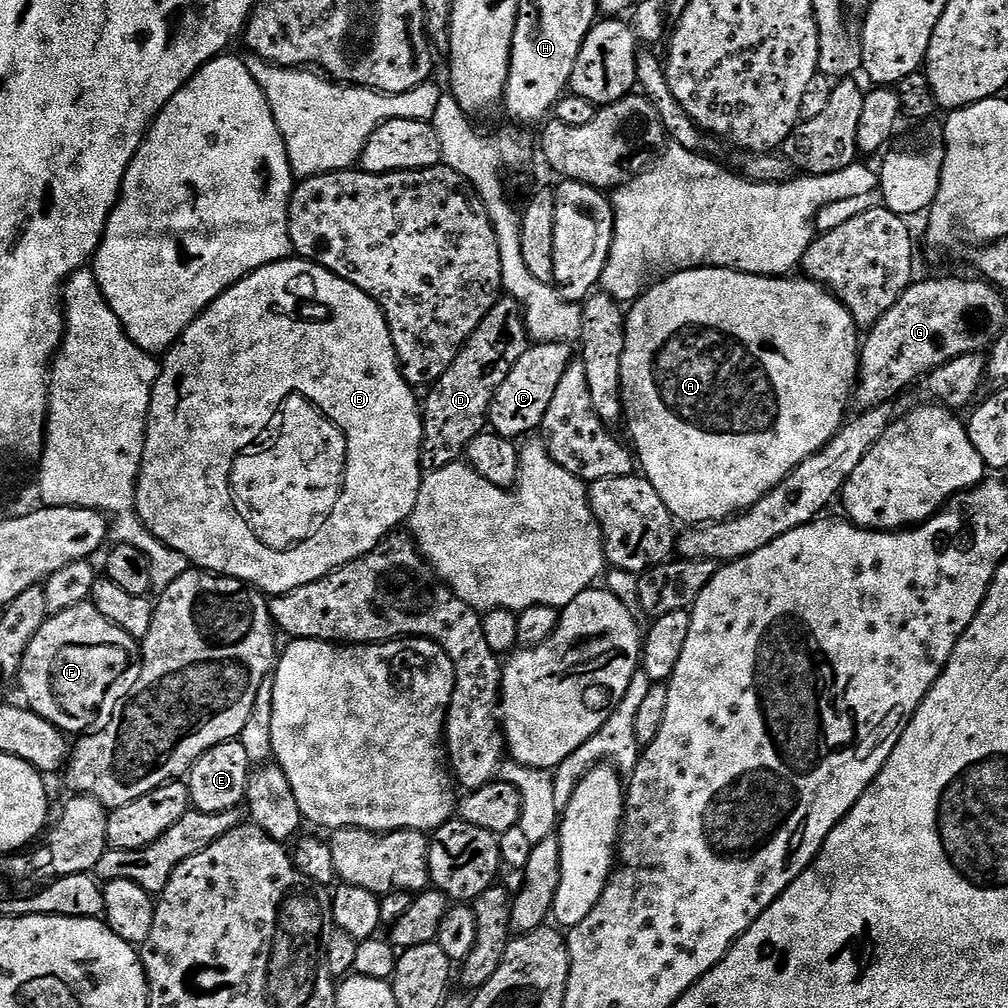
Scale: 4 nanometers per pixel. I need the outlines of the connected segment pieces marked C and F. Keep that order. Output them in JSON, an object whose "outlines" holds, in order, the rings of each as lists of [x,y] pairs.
{"outlines":[[[[536,342],[525,350],[518,362],[514,362],[510,374],[506,374],[506,380],[498,386],[488,407],[486,420],[491,431],[499,436],[521,438],[527,432],[535,433],[539,429],[558,382],[564,377],[569,364],[573,363],[574,352],[568,346],[564,342]]],[[[85,602],[70,606],[45,620],[44,625],[34,634],[30,646],[26,646],[18,683],[28,699],[25,700],[27,707],[46,718],[46,722],[65,734],[84,734],[97,723],[95,720],[107,704],[115,705],[123,701],[132,683],[140,676],[141,659],[142,648],[136,639],[114,626],[114,622],[102,618],[95,604]]]]}

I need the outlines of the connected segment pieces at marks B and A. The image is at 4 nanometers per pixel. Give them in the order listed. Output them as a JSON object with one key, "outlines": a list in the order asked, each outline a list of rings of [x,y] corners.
{"outlines":[[[[303,258],[275,260],[274,263],[262,266],[258,271],[252,272],[234,286],[226,289],[193,324],[188,326],[188,329],[178,337],[175,344],[163,353],[160,373],[152,388],[152,401],[148,411],[148,432],[144,436],[144,457],[140,463],[140,479],[136,481],[136,514],[154,536],[157,536],[173,552],[184,555],[192,566],[205,572],[215,572],[217,576],[229,576],[230,578],[245,580],[253,588],[259,588],[269,597],[281,596],[290,590],[298,590],[298,586],[318,582],[318,578],[370,554],[370,550],[374,550],[374,546],[378,546],[378,542],[391,536],[401,527],[400,523],[403,520],[405,523],[411,517],[422,483],[420,443],[424,433],[422,408],[418,400],[416,404],[416,396],[412,392],[415,392],[413,385],[404,379],[402,365],[396,355],[396,347],[392,341],[392,331],[388,325],[388,320],[384,317],[383,310],[368,295],[362,290],[358,290],[358,286],[338,278],[321,264],[313,264],[312,261]]],[[[685,268],[683,270],[673,271],[671,274],[665,276],[668,277],[666,277],[661,284],[656,284],[653,288],[651,285],[647,290],[641,292],[635,300],[631,301],[630,307],[626,312],[626,319],[624,322],[624,353],[622,354],[622,386],[620,387],[620,394],[624,402],[626,428],[628,424],[629,430],[632,431],[633,441],[631,440],[631,443],[634,445],[634,452],[638,457],[639,467],[640,464],[644,467],[644,469],[642,469],[643,475],[654,486],[654,490],[658,490],[662,502],[666,502],[666,506],[672,511],[673,517],[680,522],[685,520],[685,525],[688,526],[717,524],[720,520],[728,520],[731,516],[738,516],[750,506],[754,506],[763,496],[770,494],[770,490],[777,488],[799,464],[806,462],[806,458],[810,458],[815,452],[822,450],[822,446],[826,446],[826,442],[830,442],[830,438],[834,438],[834,434],[838,434],[838,430],[846,422],[844,411],[848,408],[848,400],[850,404],[850,401],[853,399],[854,385],[858,380],[862,336],[856,333],[856,331],[858,331],[856,319],[846,310],[846,306],[842,301],[837,300],[827,288],[817,284],[815,280],[809,280],[807,278],[792,280],[796,278],[747,276],[744,272],[737,272],[735,268]]]]}

